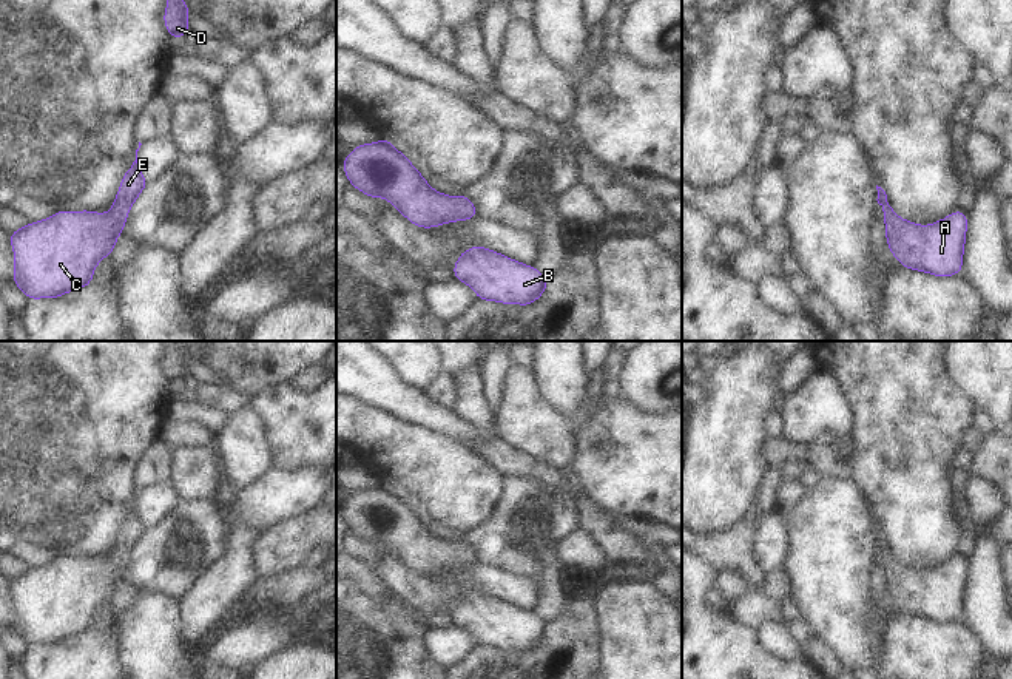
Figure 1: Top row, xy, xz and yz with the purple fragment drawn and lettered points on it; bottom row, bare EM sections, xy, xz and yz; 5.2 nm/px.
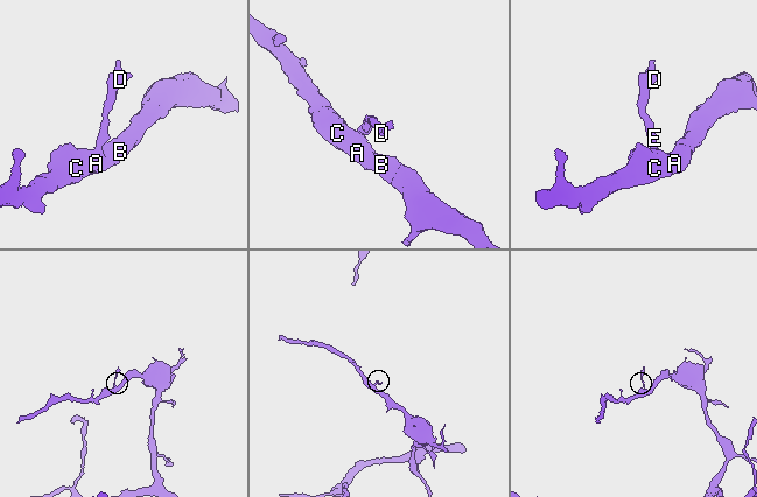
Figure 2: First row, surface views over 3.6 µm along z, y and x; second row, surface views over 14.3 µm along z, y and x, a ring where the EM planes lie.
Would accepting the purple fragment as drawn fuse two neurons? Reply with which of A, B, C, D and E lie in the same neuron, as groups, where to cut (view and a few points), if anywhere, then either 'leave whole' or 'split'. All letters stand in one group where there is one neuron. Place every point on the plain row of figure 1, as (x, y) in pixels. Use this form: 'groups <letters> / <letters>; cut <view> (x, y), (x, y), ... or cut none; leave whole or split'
groups A B C D E; cut none; leave whole

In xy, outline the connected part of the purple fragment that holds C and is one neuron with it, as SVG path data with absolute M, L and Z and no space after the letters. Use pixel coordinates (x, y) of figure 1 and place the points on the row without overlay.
M139 494L136 495L136 506L120 526L110 560L91 556L76 559L59 556L43 566L28 568L17 577L8 579L14 597L15 619L12 628L23 637L26 645L54 645L93 630L99 606L111 602L117 582L125 579L125 565L131 557L131 551L148 531L148 525L137 509L137 497Z

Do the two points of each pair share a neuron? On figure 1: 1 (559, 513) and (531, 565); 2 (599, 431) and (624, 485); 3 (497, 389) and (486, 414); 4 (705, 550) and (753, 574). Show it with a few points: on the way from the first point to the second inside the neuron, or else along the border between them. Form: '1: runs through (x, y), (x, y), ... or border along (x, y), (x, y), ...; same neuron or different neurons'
1: runs through (551, 525), (531, 545), (531, 553); same neuron
2: runs through (614, 439), (624, 448), (624, 469); same neuron
3: border along (482, 368), (486, 395), (497, 412); different neurons
4: runs through (718, 550), (730, 551), (741, 562); same neuron

